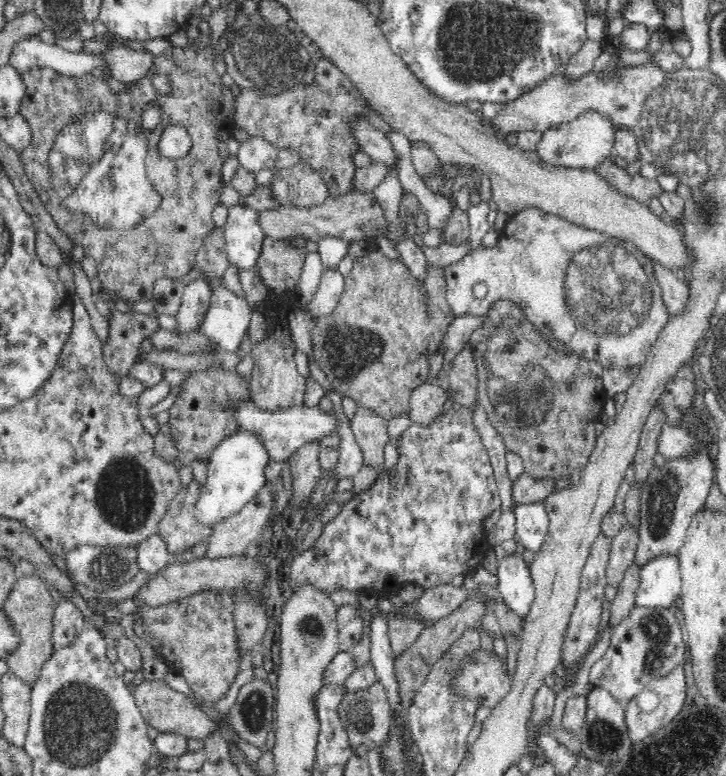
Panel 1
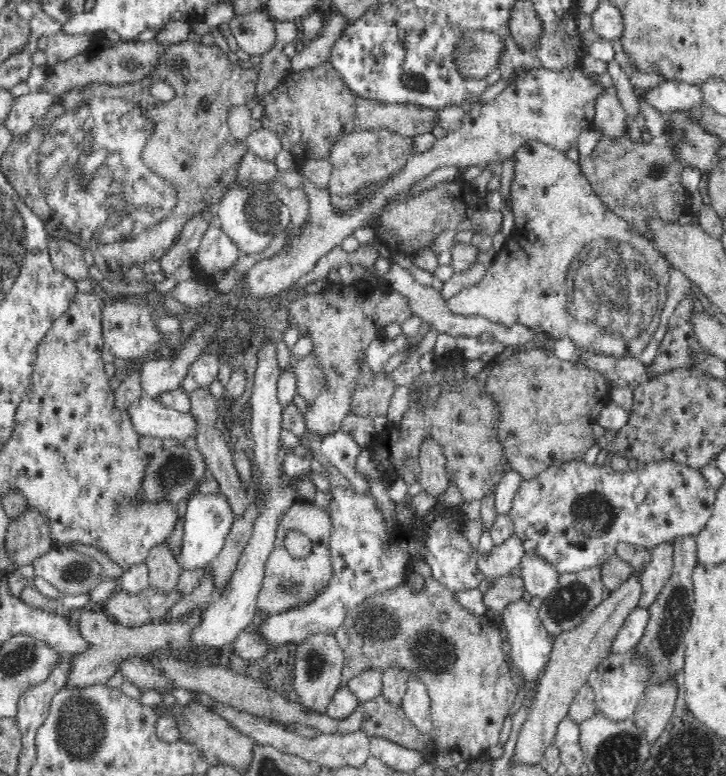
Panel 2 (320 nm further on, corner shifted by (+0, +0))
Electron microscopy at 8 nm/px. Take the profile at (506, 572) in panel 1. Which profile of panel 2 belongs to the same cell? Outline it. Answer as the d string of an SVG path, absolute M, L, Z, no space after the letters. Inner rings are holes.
M524 597L514 599L506 603L506 608L502 612L504 615L504 628L506 636L511 646L511 654L518 668L518 674L522 676L524 692L530 692L530 688L536 686L539 674L549 662L549 656L552 650L553 638L544 628L543 622L539 616L538 610L531 603L526 602Z

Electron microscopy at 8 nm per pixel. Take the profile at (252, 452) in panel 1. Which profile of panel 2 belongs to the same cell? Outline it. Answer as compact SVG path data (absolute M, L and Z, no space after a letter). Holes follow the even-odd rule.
M220 488L215 493L194 492L185 504L185 513L182 518L184 522L182 549L177 559L181 568L206 568L207 564L224 546L235 518L234 511L230 507L230 501Z

